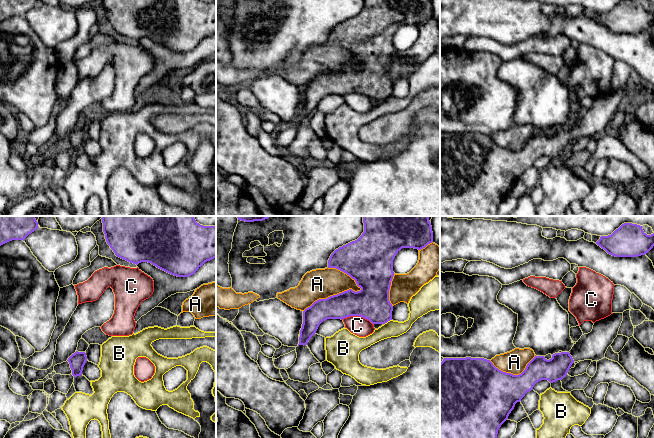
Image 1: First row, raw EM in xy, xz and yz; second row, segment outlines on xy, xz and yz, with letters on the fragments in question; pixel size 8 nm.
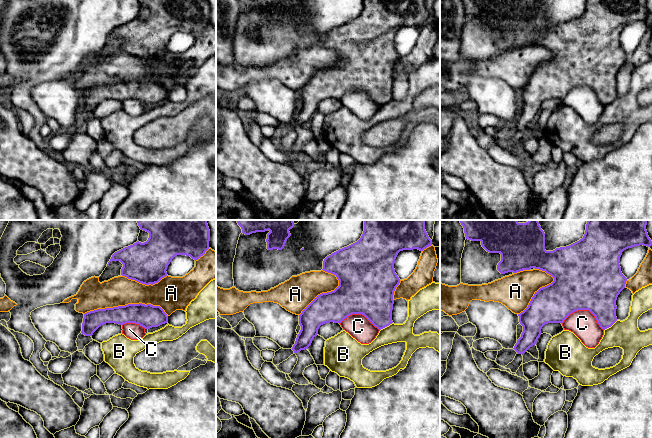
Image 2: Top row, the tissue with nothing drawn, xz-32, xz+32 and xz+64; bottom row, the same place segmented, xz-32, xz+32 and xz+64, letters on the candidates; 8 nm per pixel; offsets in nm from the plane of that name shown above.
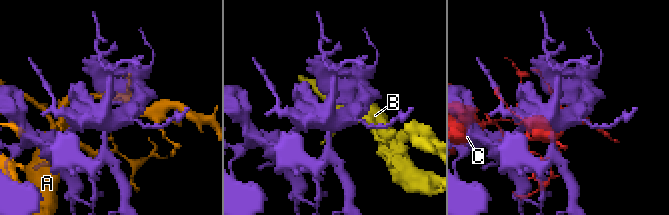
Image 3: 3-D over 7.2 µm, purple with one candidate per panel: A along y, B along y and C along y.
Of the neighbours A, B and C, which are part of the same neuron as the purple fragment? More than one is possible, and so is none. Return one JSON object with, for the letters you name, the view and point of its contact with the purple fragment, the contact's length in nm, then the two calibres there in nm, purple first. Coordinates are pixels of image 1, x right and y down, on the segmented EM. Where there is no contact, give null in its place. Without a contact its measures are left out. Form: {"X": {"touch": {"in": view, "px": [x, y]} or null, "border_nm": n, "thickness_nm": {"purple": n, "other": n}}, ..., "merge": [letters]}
{"merge": []}

